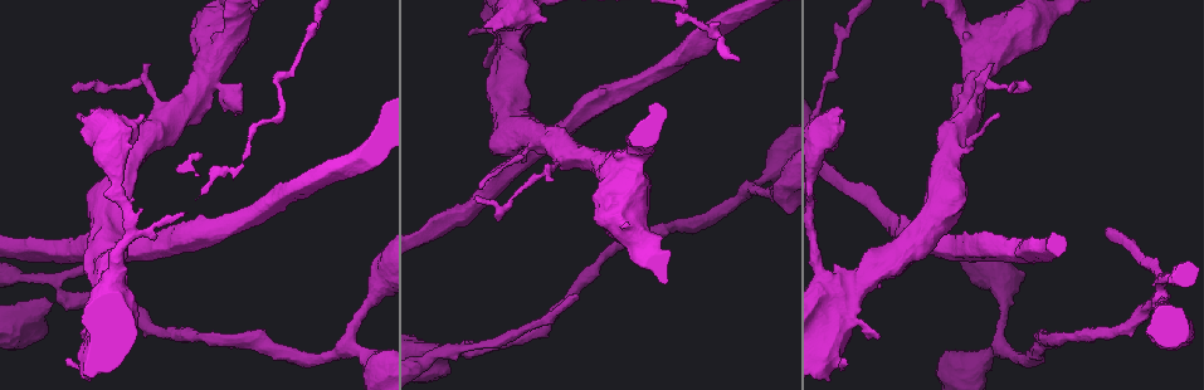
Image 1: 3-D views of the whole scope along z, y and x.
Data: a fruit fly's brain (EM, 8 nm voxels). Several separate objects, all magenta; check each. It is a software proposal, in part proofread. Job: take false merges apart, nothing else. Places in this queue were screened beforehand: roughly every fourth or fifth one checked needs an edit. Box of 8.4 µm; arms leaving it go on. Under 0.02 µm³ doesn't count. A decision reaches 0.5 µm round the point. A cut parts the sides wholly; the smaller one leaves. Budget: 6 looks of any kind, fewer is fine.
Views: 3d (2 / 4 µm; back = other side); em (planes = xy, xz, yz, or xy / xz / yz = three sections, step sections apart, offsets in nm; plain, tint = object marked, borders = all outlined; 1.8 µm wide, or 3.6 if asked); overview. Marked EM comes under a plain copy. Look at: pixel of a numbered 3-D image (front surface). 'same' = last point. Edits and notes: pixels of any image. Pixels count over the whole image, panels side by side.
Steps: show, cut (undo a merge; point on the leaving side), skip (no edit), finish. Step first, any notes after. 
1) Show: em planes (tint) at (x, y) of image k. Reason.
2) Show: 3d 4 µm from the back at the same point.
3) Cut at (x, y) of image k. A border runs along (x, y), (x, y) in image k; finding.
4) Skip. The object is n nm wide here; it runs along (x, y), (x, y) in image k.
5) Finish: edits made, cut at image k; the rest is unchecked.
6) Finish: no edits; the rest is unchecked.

Show: em 3.6 µm planes (borders) at (629, 227) of image 1. Calibre changes.

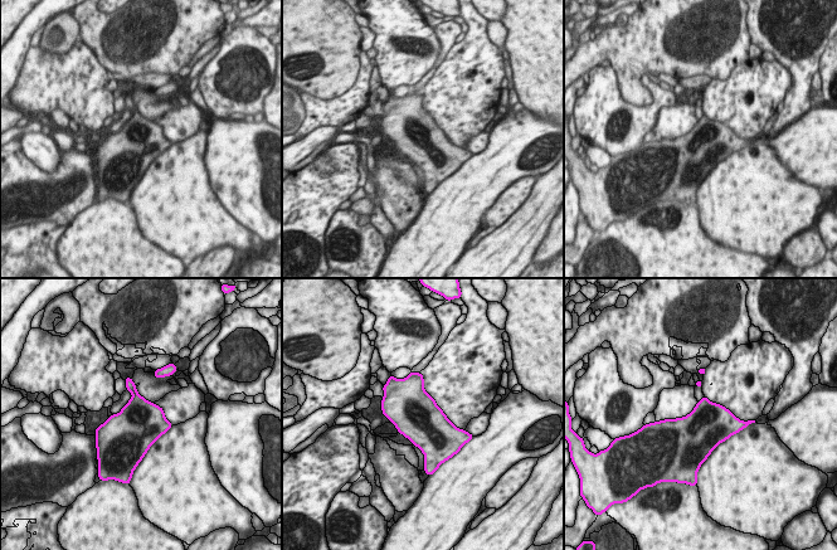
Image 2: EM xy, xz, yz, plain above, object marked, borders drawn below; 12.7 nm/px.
Skip. Continuous, no second neuron.

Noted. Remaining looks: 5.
Show: 3d 2 µm from the back at (848, 28) of image 1. Narrows sharply.

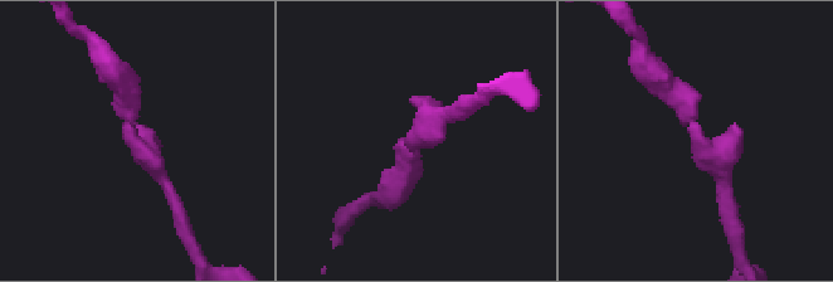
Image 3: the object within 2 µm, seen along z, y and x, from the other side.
Show: em yz step 4 (tint) at (695, 135) of image 3.

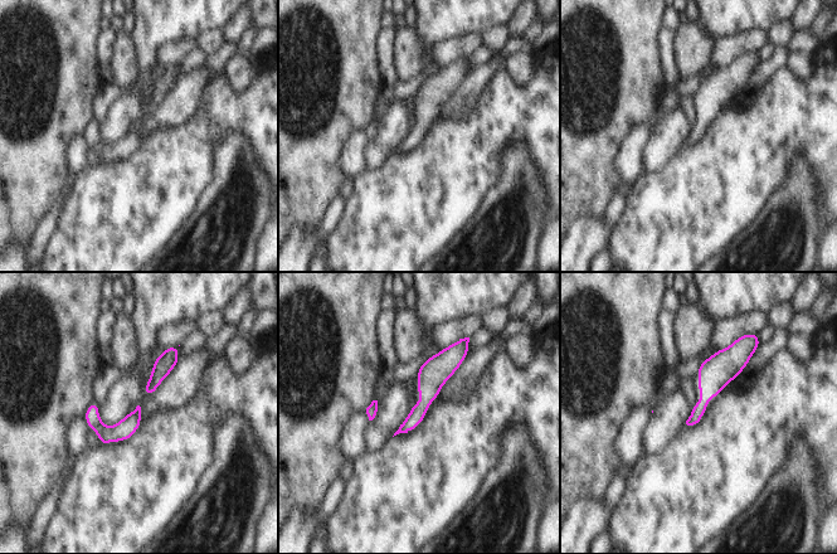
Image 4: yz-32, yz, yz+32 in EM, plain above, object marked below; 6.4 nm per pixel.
Show: em planes (tint) at the same point. Another direction.

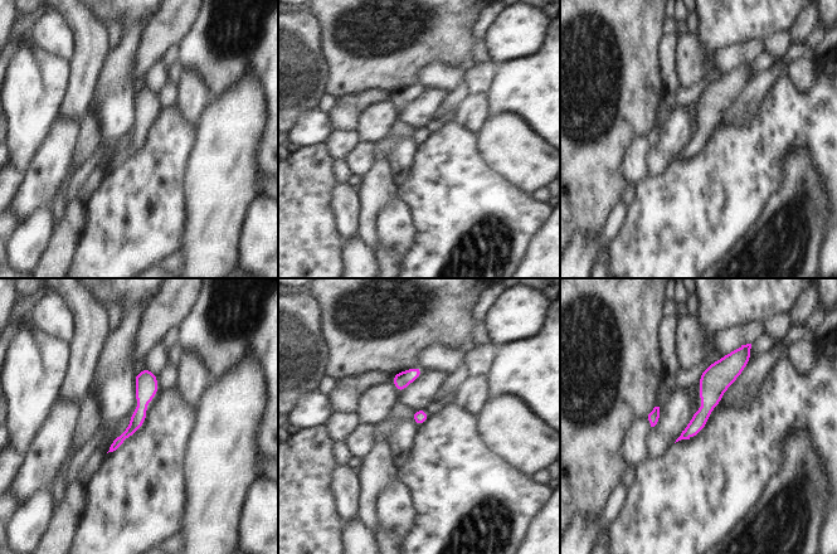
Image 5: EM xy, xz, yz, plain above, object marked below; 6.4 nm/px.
Skip. It runs along (740, 355), (684, 436) in image 5; one neuron here.

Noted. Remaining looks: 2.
Finish: no edits; the rest is unchecked.

